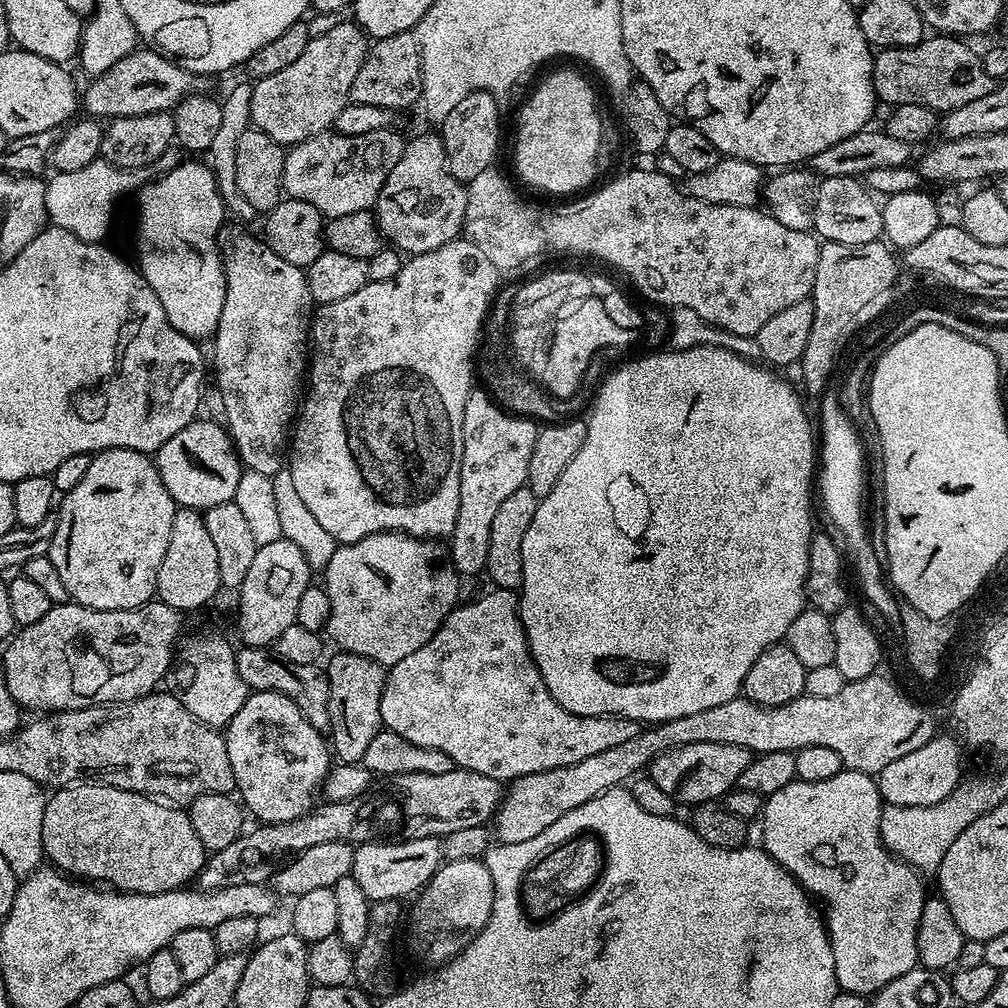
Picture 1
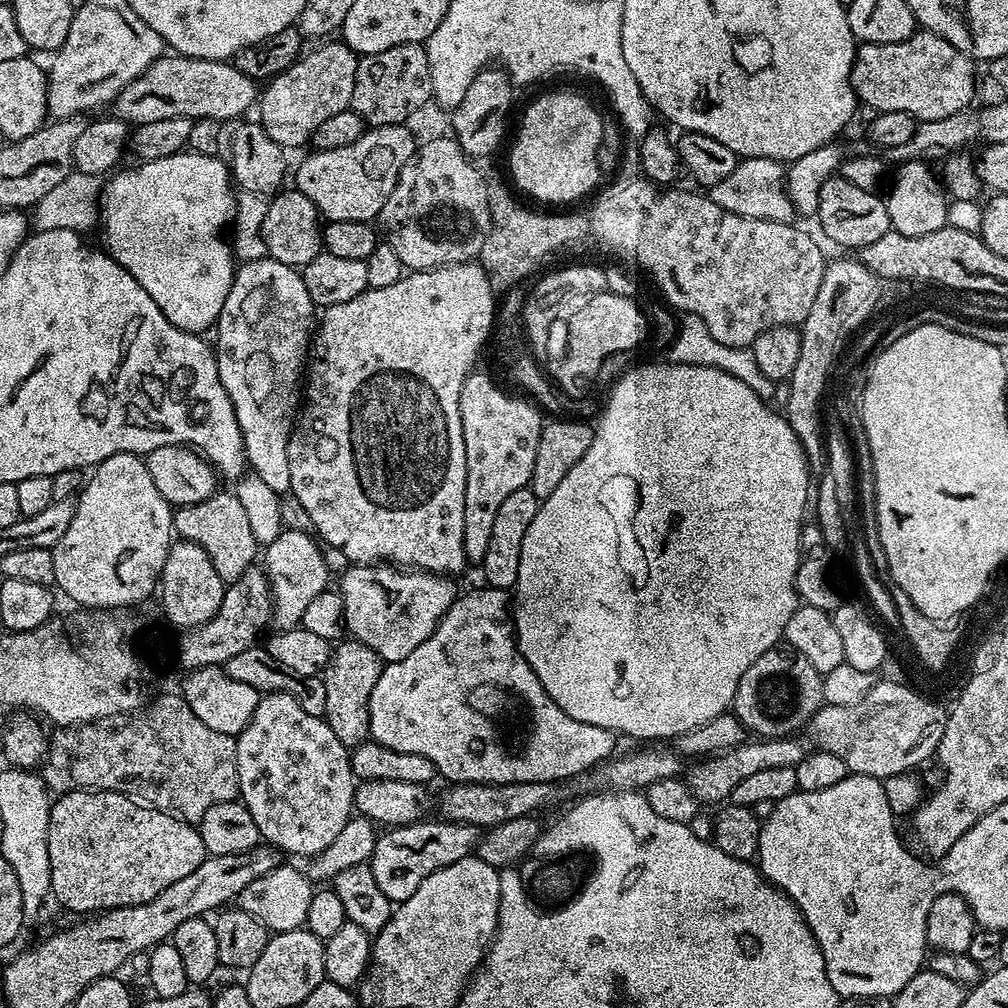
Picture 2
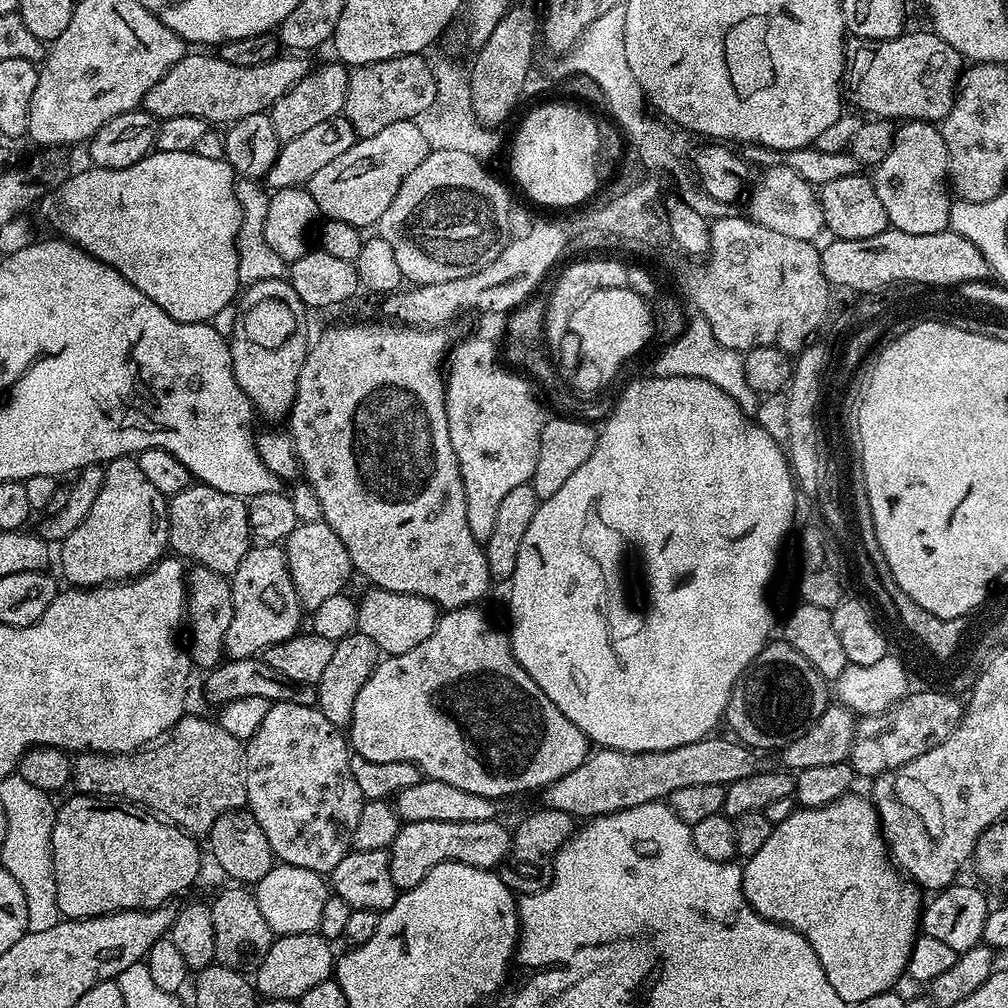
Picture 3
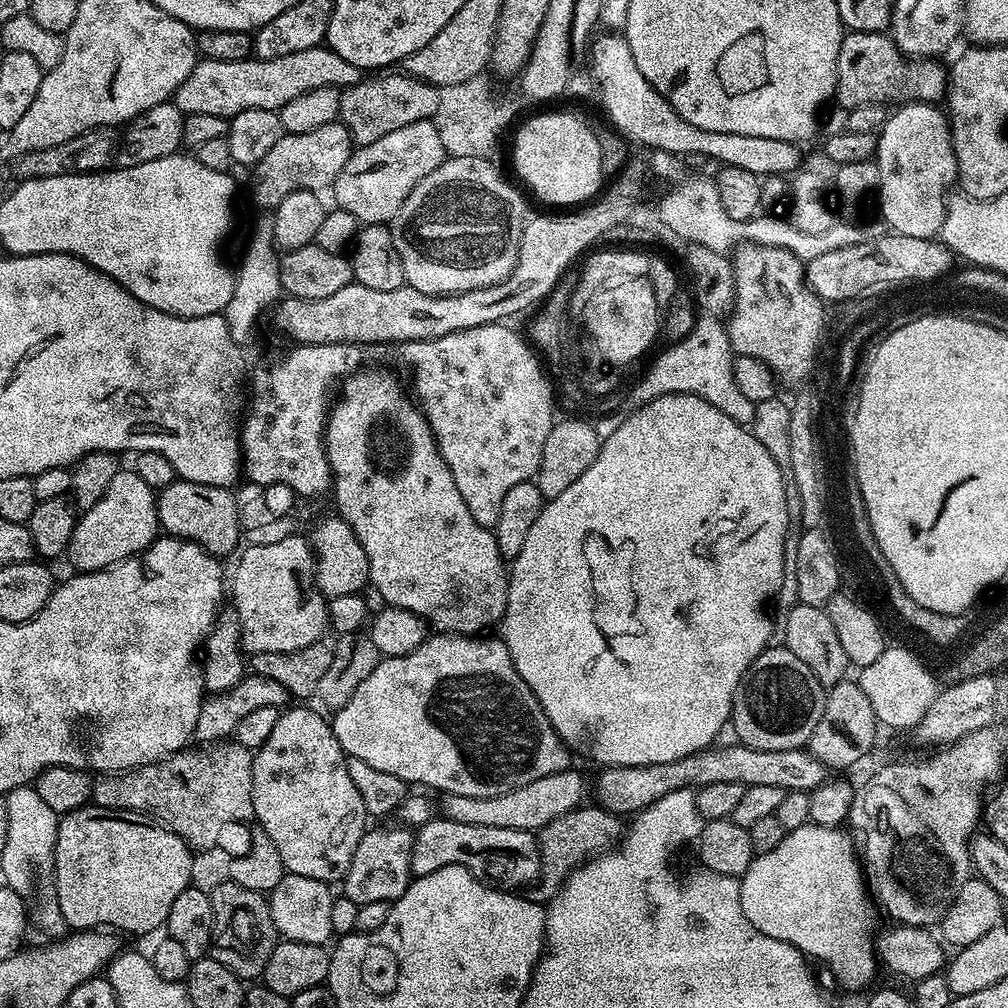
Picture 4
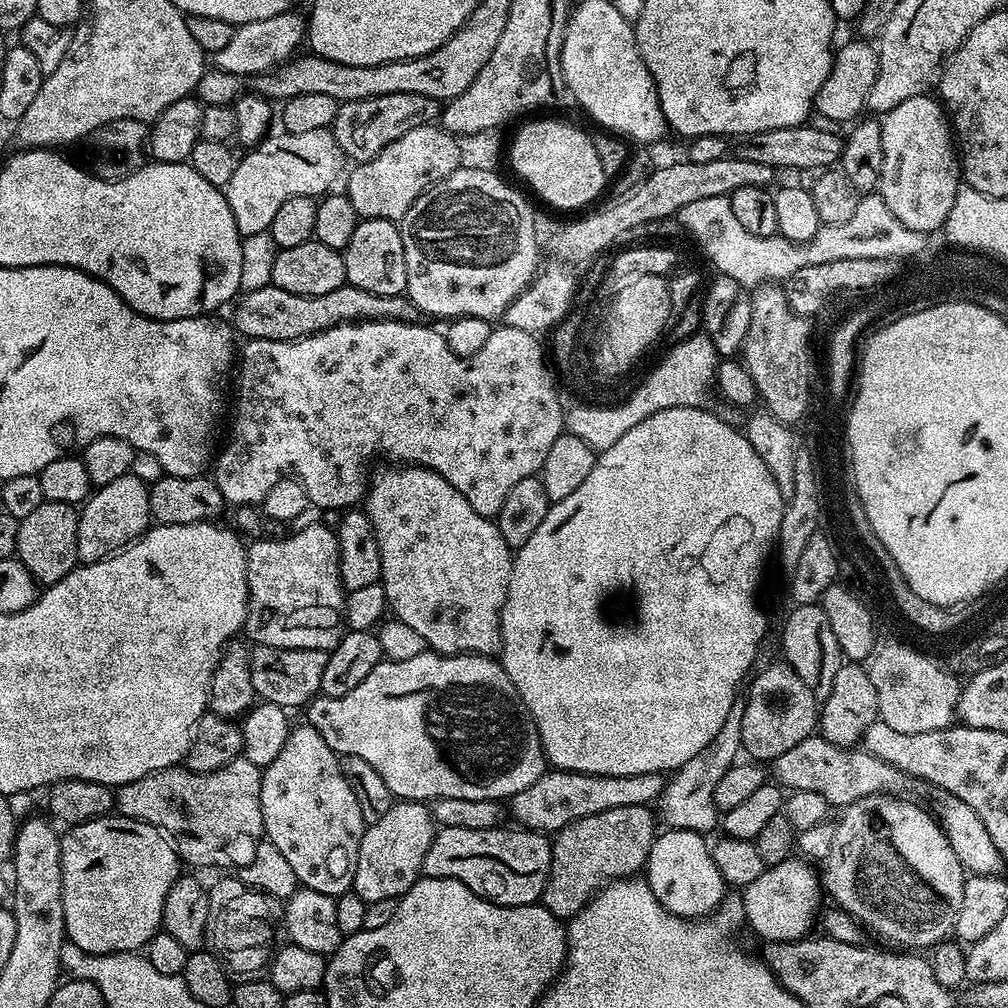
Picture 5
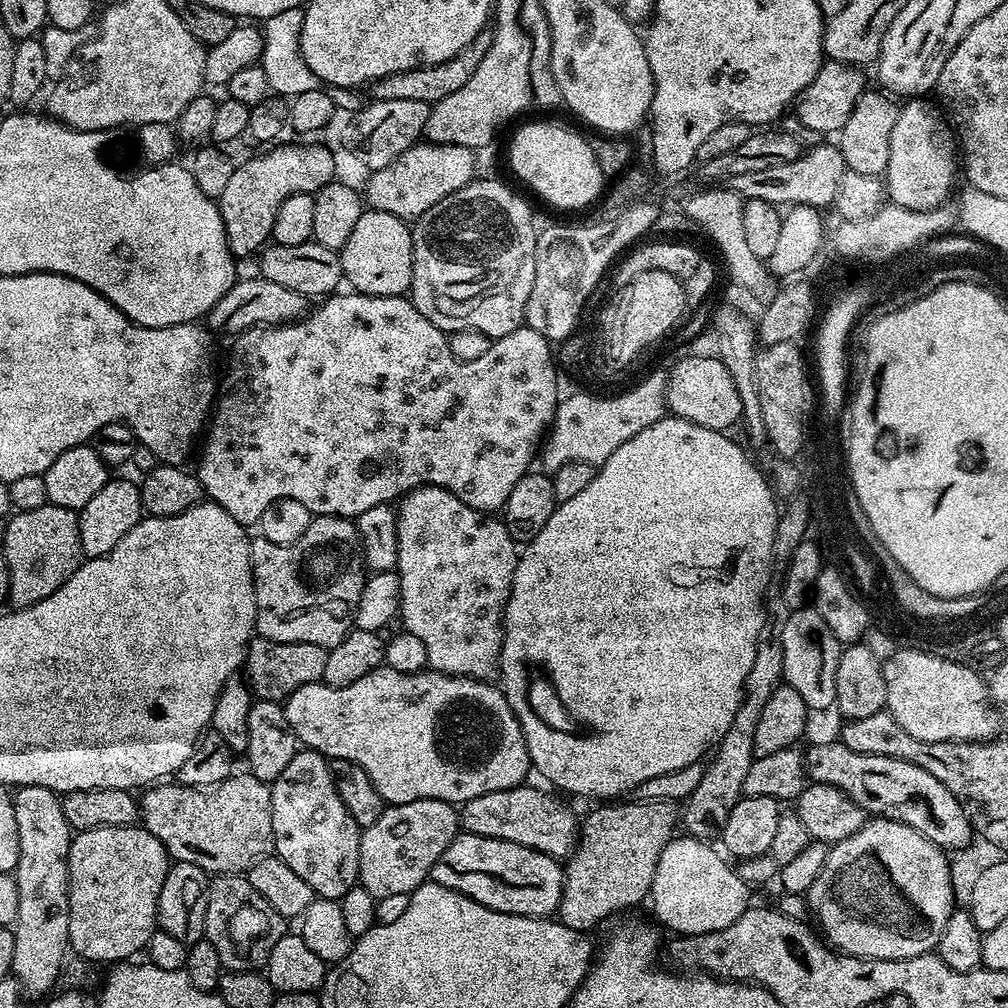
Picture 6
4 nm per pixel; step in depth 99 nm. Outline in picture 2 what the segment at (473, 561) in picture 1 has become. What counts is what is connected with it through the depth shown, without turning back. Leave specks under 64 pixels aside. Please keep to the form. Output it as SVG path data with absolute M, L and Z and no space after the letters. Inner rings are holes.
M473 370L462 382L462 394L460 395L460 417L462 418L462 438L466 442L466 514L462 518L462 542L464 543L464 559L469 565L483 565L486 558L486 546L490 546L490 534L494 526L494 518L498 514L498 510L502 507L502 502L510 494L514 494L514 490L522 490L529 487L532 482L532 471L534 470L534 454L538 454L538 438L543 430L545 421L540 420L542 417L541 409L527 399L521 398L519 395L511 394L507 396L490 377L484 372Z

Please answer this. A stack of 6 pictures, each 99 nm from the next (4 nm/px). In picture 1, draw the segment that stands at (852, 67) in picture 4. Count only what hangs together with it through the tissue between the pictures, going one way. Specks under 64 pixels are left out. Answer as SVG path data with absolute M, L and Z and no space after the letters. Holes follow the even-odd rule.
M932 34L914 46L877 51L872 61L877 101L889 106L921 104L943 114L990 94L994 80L986 74L981 61L972 57L972 48L968 44L971 43L955 36Z

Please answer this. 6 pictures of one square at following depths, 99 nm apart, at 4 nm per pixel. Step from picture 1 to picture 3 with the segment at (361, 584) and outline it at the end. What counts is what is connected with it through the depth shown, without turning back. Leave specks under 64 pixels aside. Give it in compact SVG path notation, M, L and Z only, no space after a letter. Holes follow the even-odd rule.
M375 586L367 590L369 592L358 600L356 626L359 632L366 634L366 638L370 638L370 642L379 646L381 653L389 656L406 654L406 650L414 650L418 642L426 642L426 638L430 638L438 619L438 609L431 600Z

